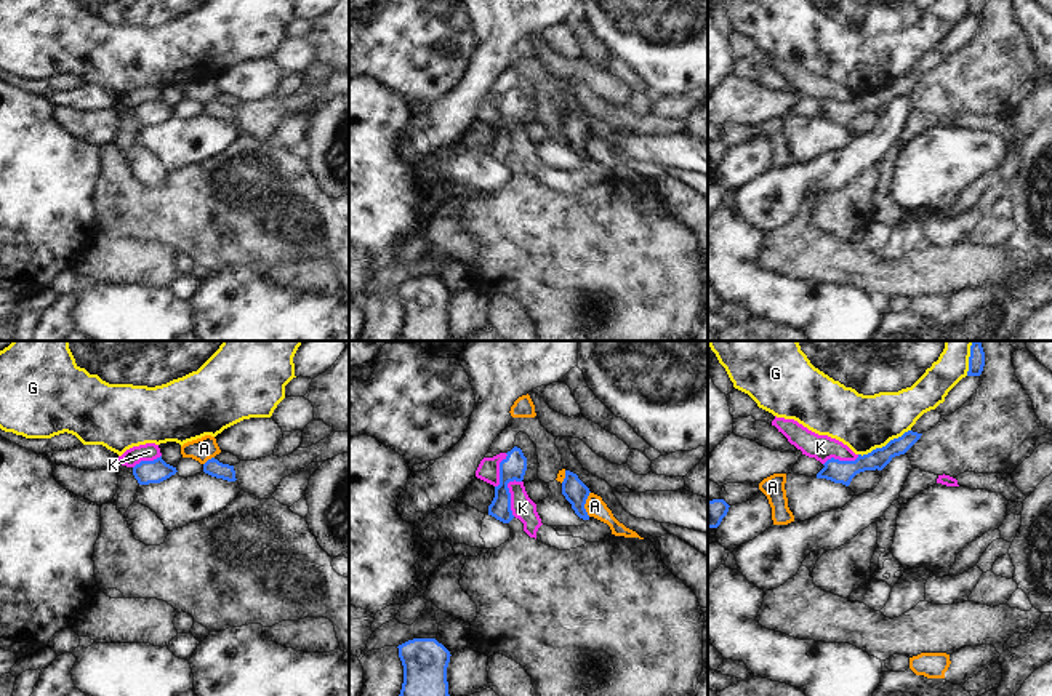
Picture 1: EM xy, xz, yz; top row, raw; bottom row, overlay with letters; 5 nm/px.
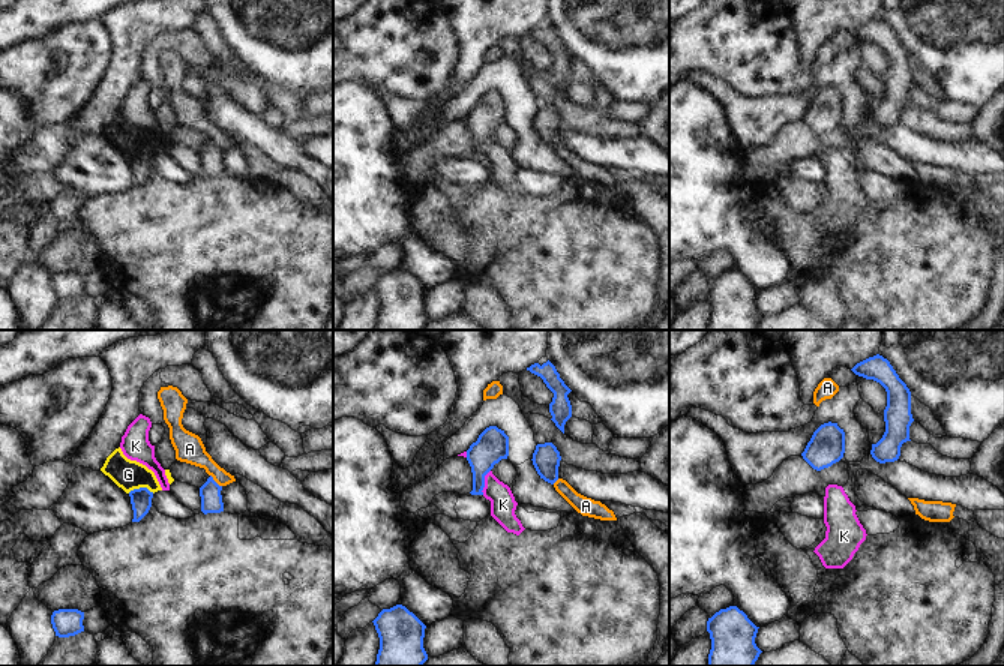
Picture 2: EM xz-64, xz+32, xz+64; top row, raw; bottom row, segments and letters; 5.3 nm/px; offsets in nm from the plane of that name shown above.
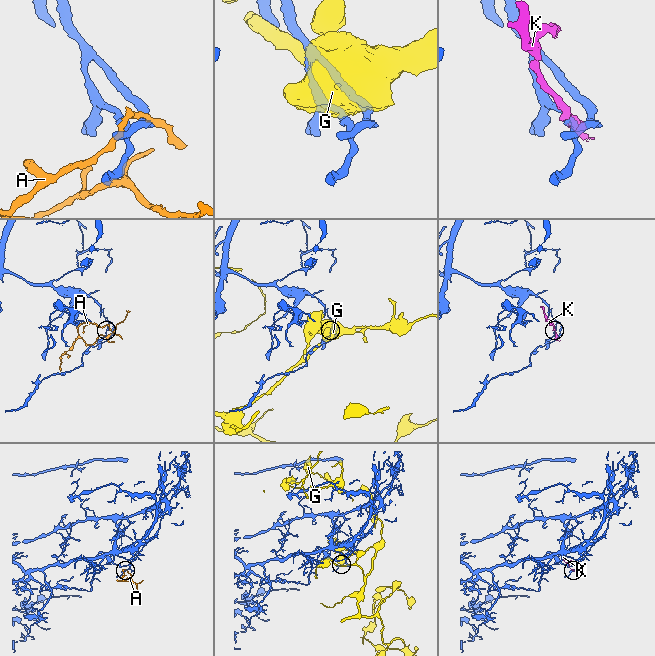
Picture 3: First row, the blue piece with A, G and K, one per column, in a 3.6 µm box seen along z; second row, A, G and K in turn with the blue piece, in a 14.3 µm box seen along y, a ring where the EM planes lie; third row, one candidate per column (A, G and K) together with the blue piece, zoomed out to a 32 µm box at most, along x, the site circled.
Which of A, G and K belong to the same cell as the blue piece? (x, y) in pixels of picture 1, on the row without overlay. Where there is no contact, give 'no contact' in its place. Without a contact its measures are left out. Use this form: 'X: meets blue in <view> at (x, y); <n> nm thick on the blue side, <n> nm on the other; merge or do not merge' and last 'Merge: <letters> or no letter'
A: meets blue in xz at (585, 144); 120 nm thick on the blue side, 100 nm on the other; do not merge
G: meets blue in yz at (886, 87); 110 nm thick on the blue side, 280 nm on the other; do not merge
K: meets blue in xz at (509, 138); 120 nm thick on the blue side, 120 nm on the other; do not merge
Merge: no letter

